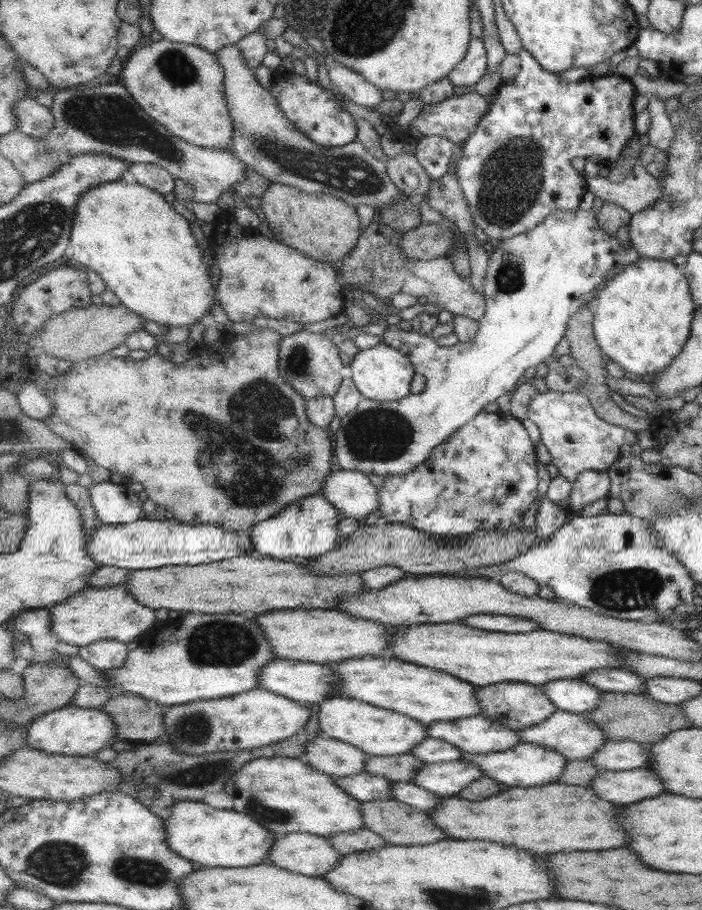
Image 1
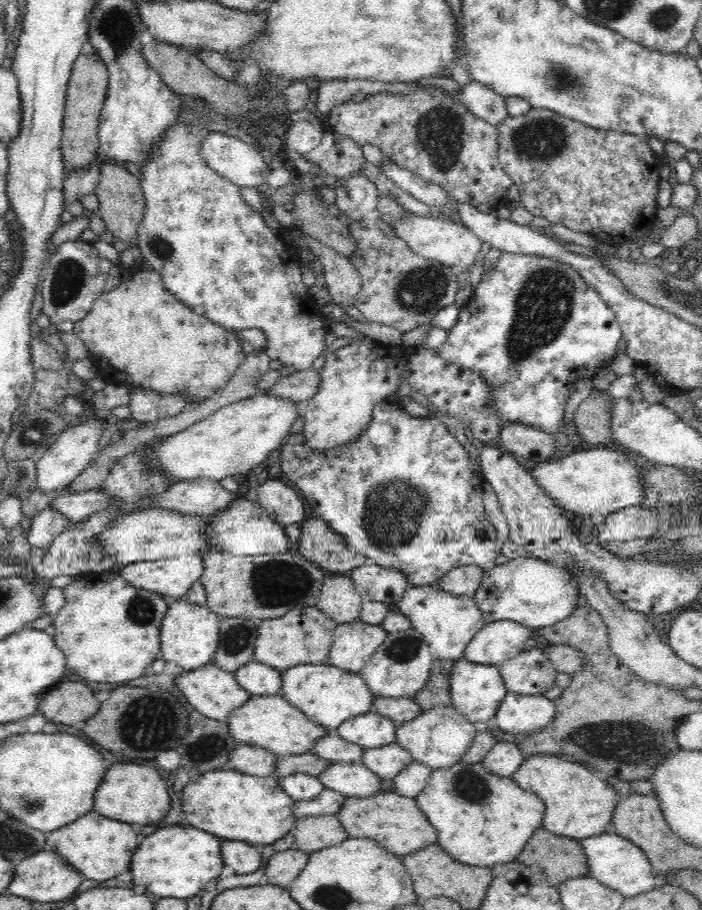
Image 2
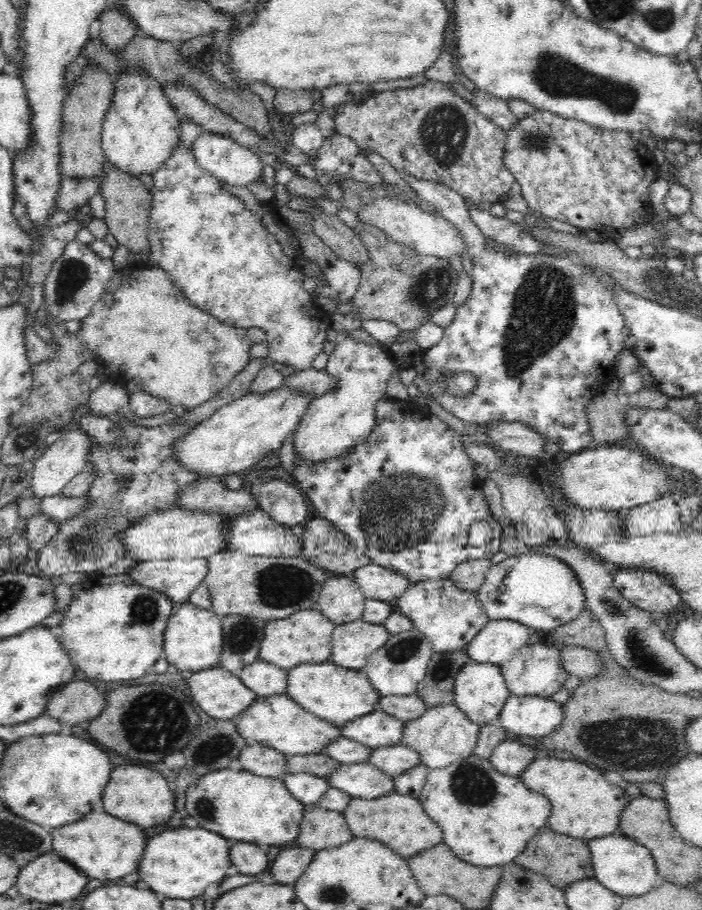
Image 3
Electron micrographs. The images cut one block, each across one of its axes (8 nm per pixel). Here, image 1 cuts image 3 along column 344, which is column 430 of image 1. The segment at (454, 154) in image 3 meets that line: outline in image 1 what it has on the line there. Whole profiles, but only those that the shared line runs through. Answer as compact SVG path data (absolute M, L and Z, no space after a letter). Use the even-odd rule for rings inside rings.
M475 90L463 95L455 95L440 104L426 104L421 115L413 121L409 132L421 132L424 137L444 136L463 147L478 130L480 122L488 115L490 106L486 96L478 94Z

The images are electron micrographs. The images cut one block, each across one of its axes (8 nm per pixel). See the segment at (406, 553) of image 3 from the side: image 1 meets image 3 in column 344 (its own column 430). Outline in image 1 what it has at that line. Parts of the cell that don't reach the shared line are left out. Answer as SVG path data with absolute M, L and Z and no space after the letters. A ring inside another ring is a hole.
M482 411L466 428L440 445L420 468L385 480L380 487L383 522L409 525L439 538L465 538L480 531L516 531L524 528L527 512L541 497L538 492L540 476L536 445L517 417L511 417L506 411Z

